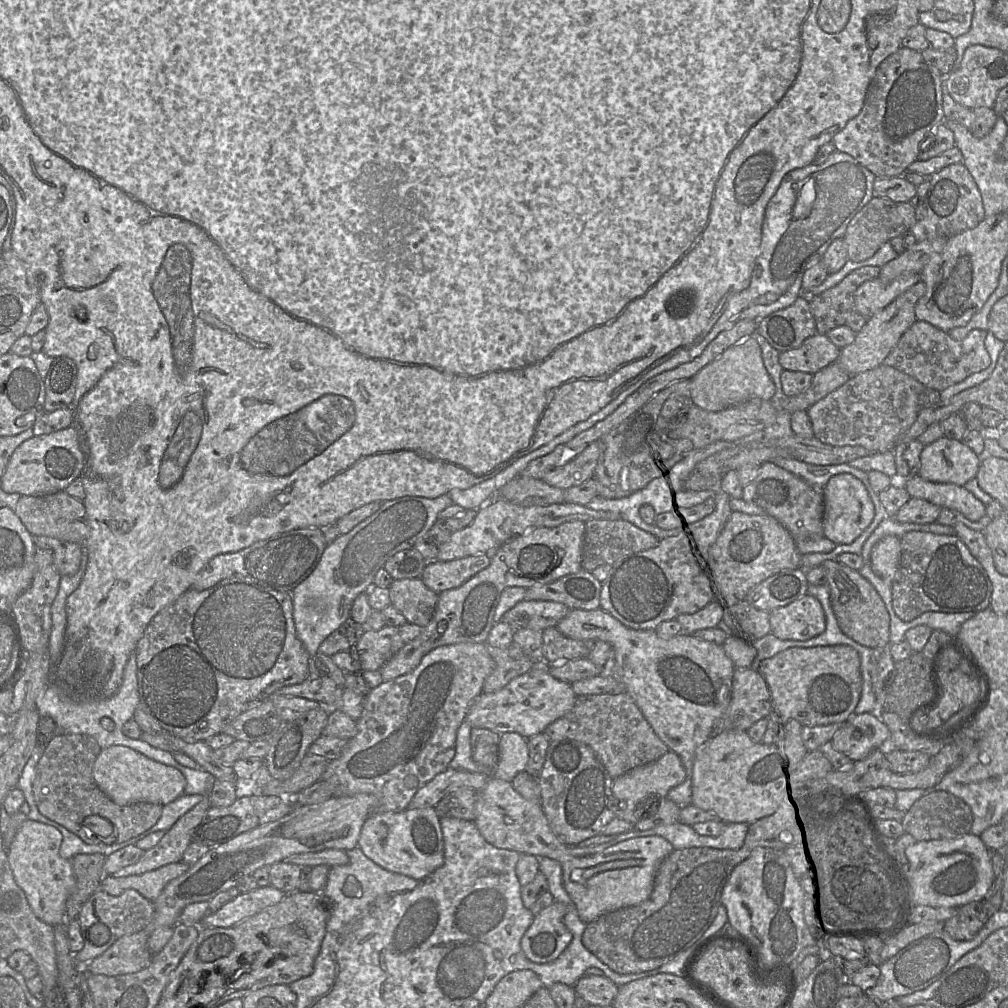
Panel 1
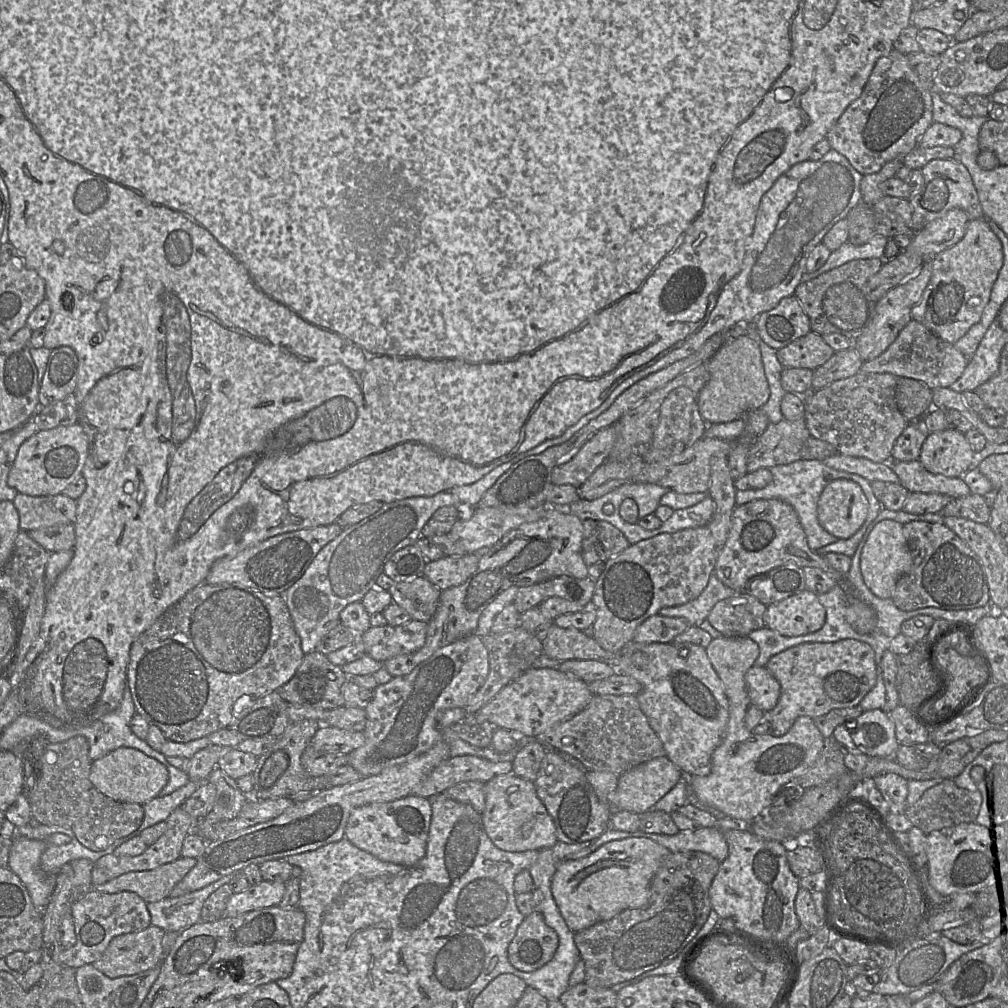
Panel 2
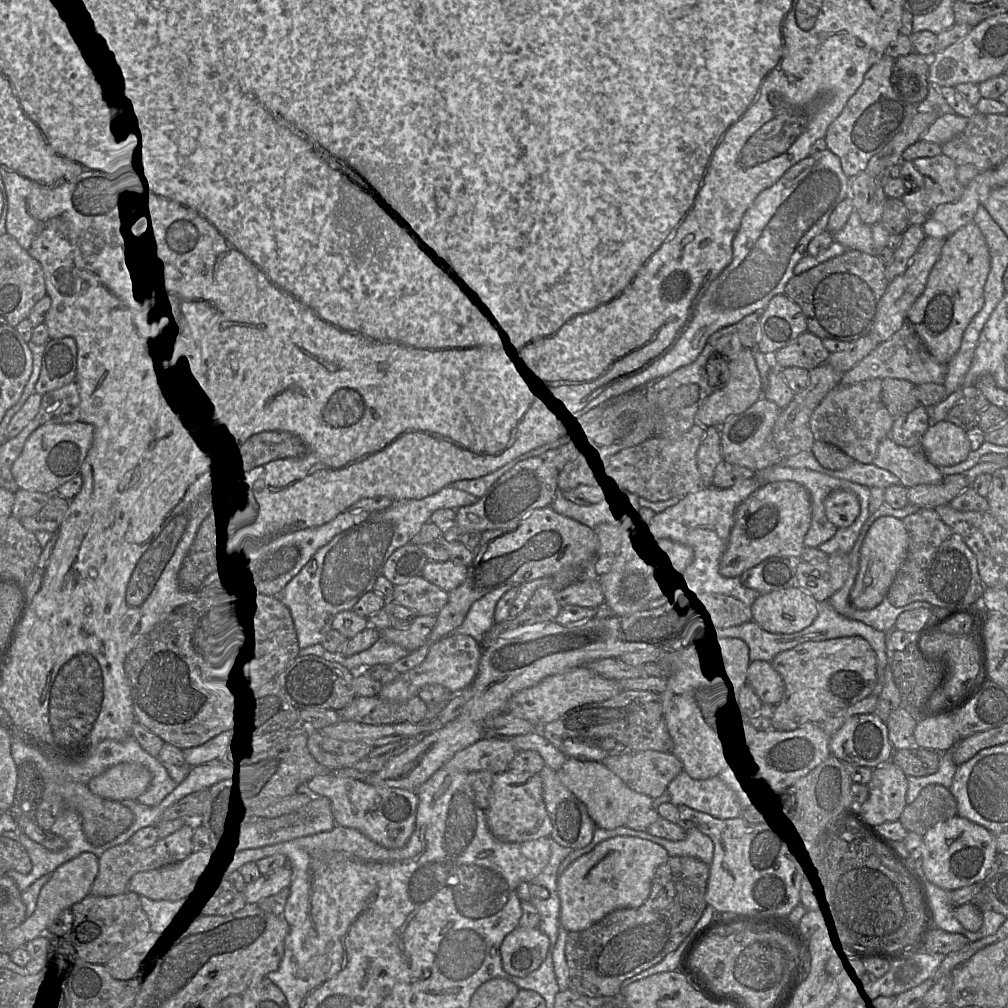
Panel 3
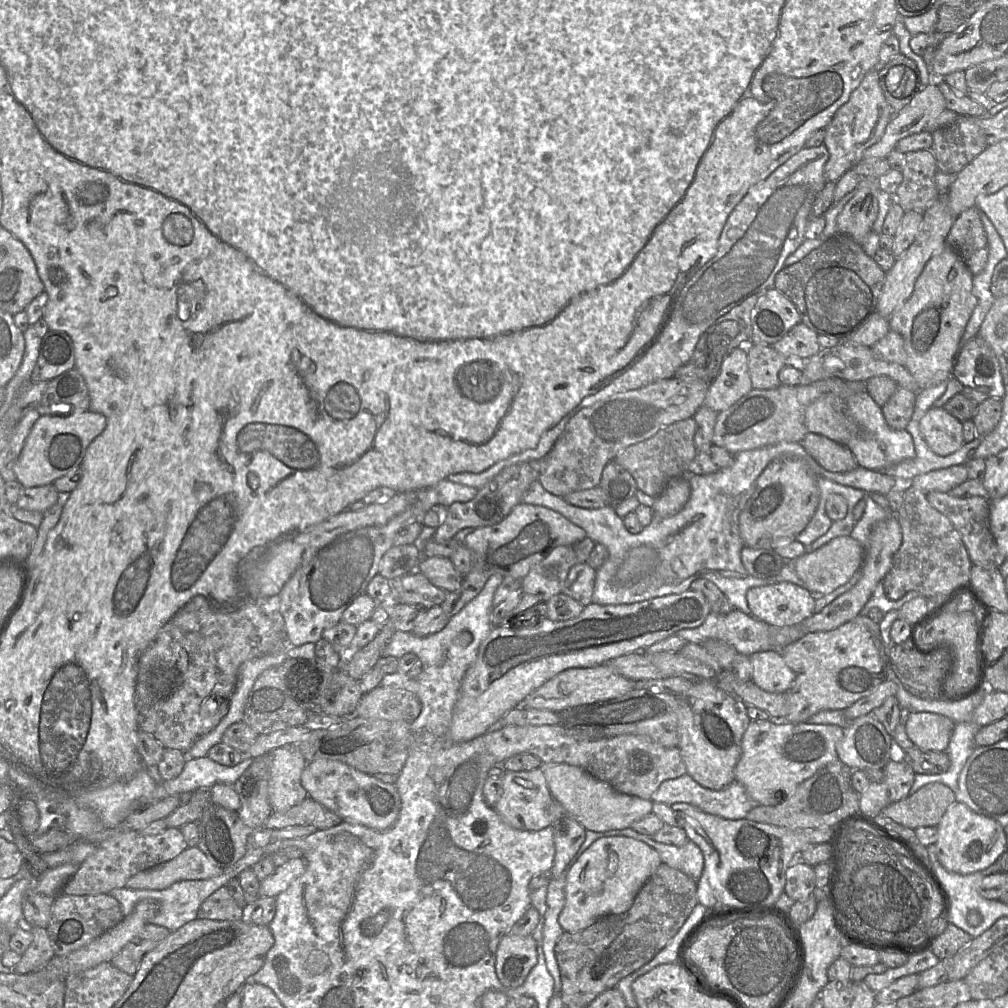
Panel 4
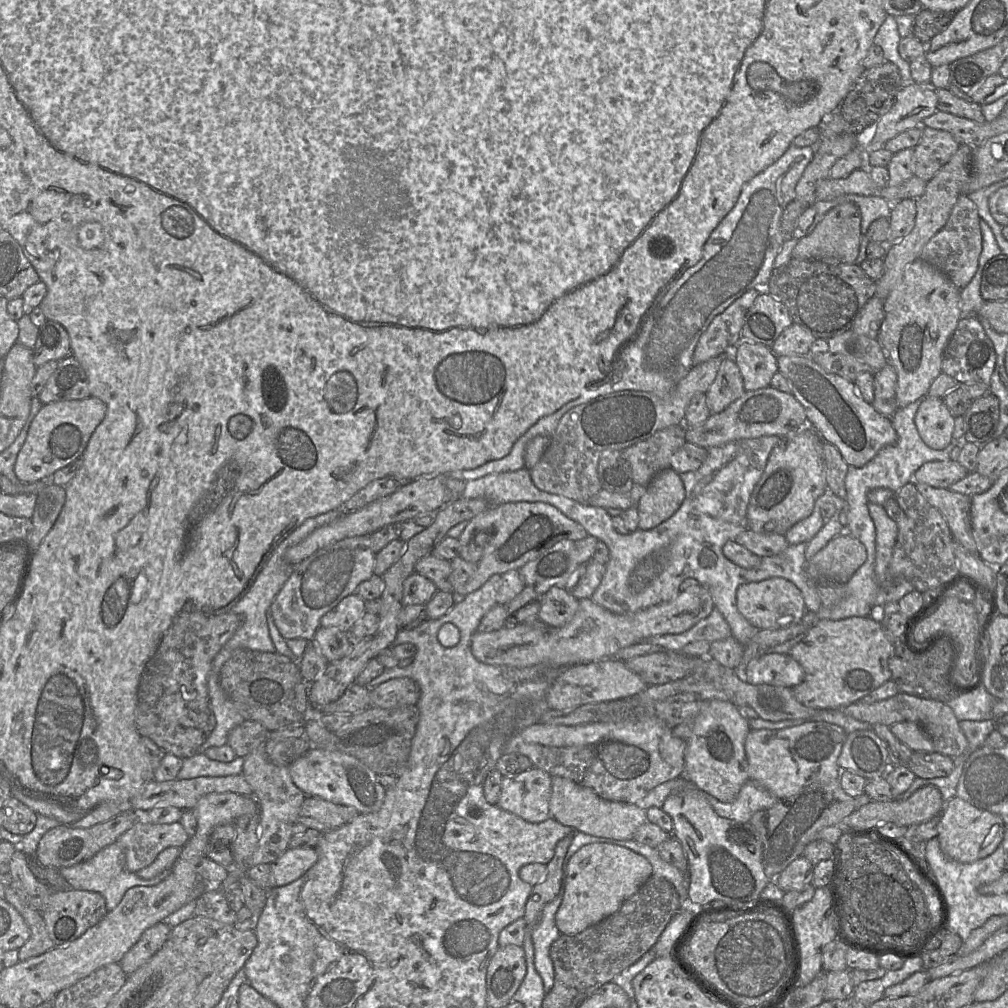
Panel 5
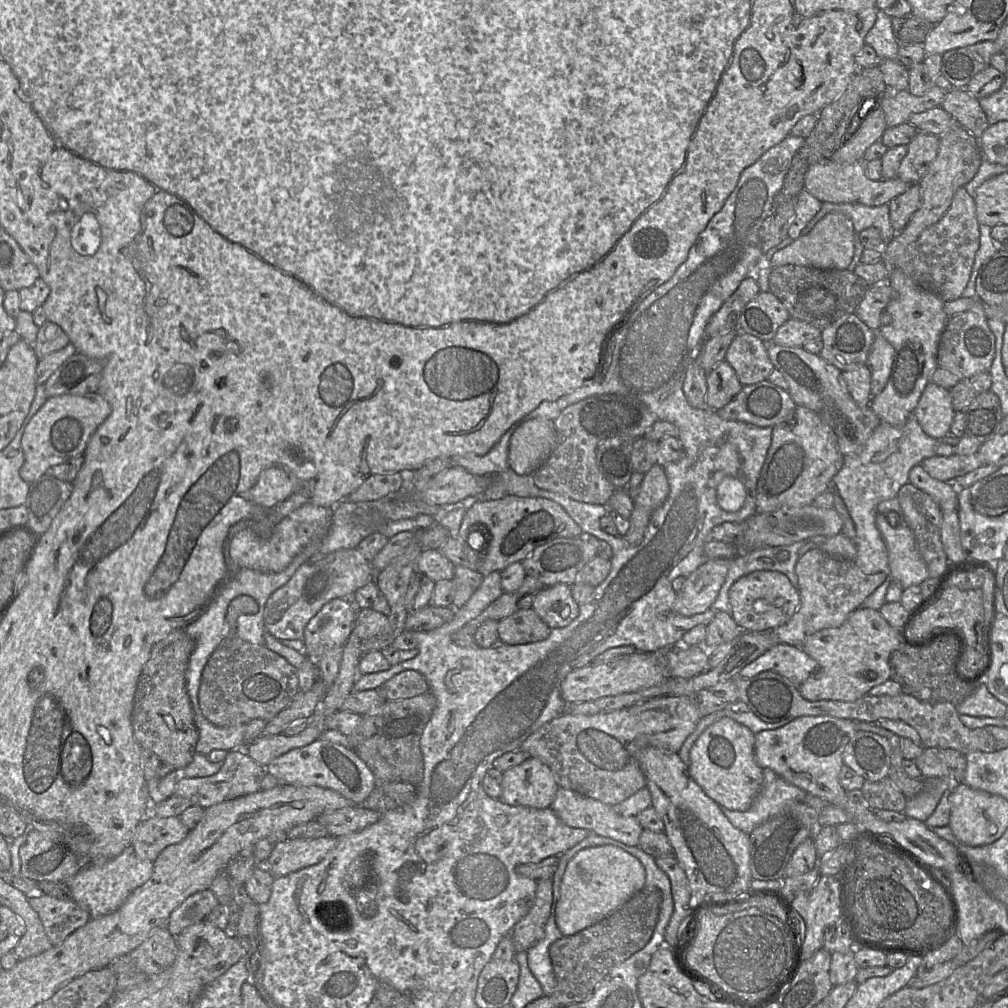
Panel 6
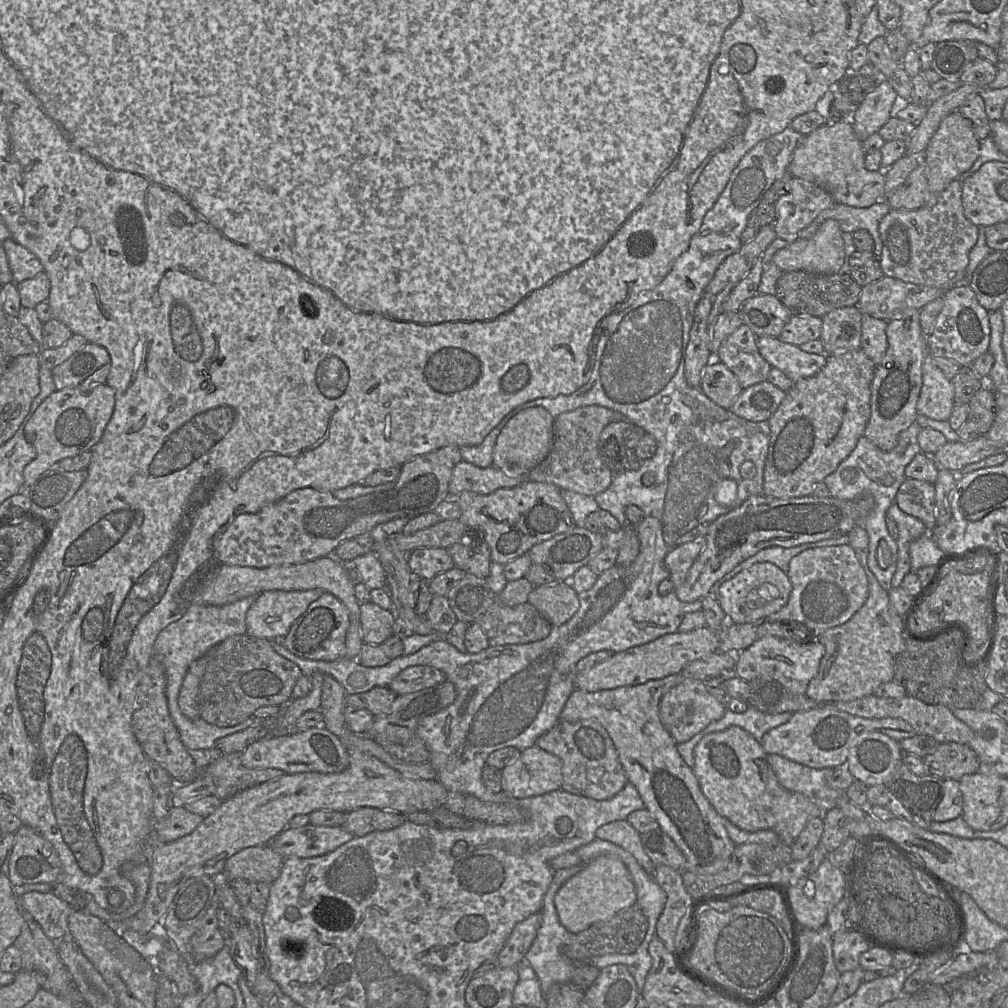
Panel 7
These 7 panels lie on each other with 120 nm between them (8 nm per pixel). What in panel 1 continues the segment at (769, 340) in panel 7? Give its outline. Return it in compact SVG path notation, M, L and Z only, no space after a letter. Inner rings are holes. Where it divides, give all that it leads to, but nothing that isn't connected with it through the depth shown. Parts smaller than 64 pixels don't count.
M919 474L902 483L910 497L956 510L971 521L978 521L986 515L986 506L964 486L927 481Z

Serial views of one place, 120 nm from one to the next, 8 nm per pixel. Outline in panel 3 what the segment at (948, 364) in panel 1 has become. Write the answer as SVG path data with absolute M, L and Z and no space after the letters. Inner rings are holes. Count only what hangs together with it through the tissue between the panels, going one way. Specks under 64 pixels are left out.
M905 321L902 327L888 340L878 344L850 371L844 373L838 386L849 386L873 378L897 378L908 380L915 385L926 383L943 384L946 374L947 364L937 361L919 337L914 326Z

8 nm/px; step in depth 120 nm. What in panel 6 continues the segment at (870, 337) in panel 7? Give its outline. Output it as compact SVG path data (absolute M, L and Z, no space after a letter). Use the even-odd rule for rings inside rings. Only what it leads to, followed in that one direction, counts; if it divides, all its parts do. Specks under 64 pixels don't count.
M875 332L874 342L867 359L867 365L871 371L871 400L887 385L893 360L893 347L879 332Z

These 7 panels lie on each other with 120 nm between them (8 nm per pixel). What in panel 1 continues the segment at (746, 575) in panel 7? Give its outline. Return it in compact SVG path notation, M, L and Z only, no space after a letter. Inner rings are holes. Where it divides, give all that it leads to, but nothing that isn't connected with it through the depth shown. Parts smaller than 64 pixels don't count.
M810 594L773 610L771 615L775 634L785 640L806 641L826 630L824 609Z

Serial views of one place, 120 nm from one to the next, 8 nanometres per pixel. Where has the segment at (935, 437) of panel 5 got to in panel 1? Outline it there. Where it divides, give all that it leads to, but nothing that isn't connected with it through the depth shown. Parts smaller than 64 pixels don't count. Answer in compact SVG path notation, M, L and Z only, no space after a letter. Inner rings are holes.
M942 436L922 450L918 474L927 481L965 486L969 480L977 476L980 464L978 455L963 441Z

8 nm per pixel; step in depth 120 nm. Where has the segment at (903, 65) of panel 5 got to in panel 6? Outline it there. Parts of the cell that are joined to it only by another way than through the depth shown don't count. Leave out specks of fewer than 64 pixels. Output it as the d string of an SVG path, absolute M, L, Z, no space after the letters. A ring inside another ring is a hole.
M882 10L877 11L875 24L866 34L864 42L876 51L879 60L898 61L900 43L893 32L892 18Z

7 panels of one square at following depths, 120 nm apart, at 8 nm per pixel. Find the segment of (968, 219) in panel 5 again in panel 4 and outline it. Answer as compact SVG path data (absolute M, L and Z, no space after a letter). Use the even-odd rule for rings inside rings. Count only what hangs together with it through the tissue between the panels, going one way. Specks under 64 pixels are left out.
M971 207L955 217L946 238L946 246L959 253L973 276L984 269L988 243L977 207Z

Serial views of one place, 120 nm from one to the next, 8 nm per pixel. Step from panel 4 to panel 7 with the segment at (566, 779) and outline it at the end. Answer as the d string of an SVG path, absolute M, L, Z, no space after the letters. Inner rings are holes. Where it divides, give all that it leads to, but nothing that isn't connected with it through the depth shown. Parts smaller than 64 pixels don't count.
M626 820L614 821L597 829L596 838L613 843L629 852L639 865L654 877L655 865L645 854L640 834Z

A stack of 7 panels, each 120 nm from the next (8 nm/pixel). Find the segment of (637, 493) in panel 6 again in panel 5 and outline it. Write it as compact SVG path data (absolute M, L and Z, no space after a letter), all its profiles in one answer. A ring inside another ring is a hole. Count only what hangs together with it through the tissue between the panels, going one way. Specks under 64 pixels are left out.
M671 468L660 471L635 505L639 515L638 529L649 530L669 519L684 499L685 487L680 474Z

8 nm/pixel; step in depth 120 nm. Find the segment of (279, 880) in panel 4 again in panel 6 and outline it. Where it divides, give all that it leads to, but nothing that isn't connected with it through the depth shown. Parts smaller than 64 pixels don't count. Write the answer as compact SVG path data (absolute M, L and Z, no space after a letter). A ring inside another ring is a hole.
M286 838L278 841L265 863L274 877L282 877L322 861L336 846L337 838Z

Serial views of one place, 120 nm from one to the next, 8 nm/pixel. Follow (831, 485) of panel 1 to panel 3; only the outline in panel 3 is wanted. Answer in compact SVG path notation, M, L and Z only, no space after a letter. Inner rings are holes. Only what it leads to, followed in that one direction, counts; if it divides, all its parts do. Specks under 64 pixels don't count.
M846 490L831 492L825 499L825 512L828 520L838 529L851 526L860 514L858 497Z

